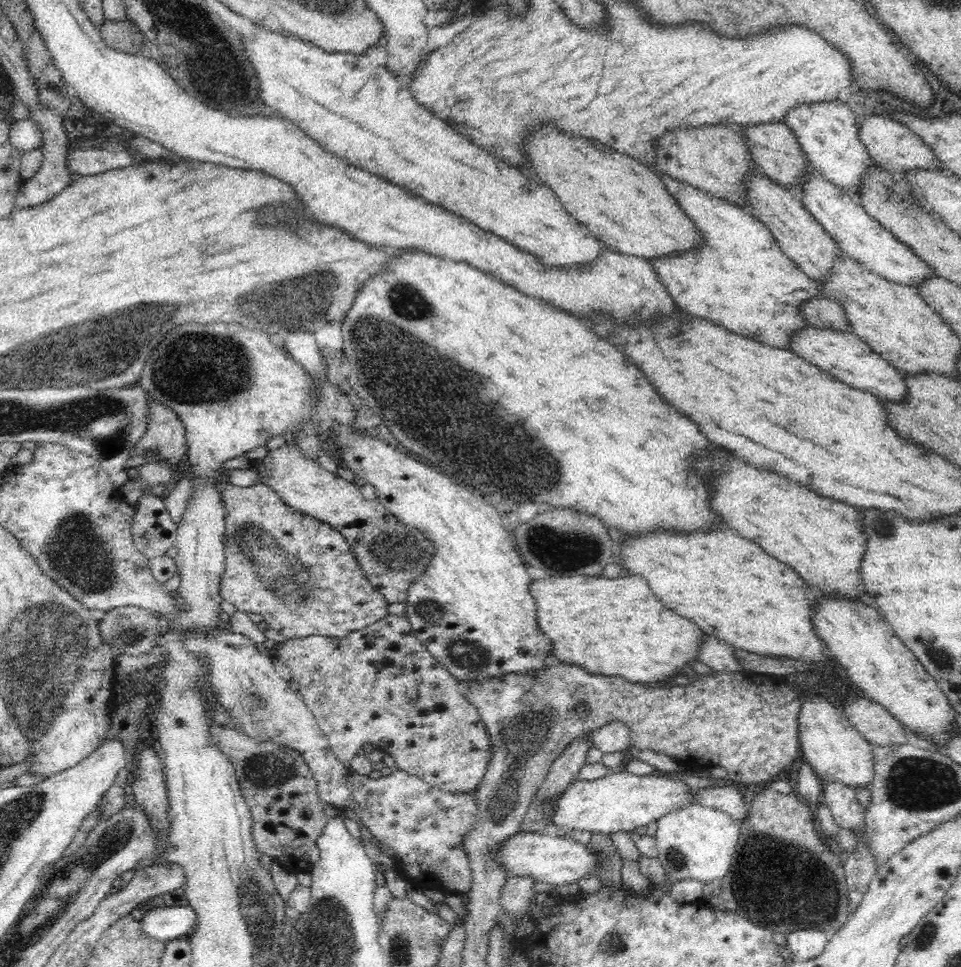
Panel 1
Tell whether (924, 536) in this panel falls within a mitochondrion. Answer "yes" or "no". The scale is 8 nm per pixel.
no

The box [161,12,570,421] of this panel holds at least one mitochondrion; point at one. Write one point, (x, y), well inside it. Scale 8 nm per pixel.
(302, 297)

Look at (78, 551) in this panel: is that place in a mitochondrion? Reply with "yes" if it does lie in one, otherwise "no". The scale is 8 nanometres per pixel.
yes

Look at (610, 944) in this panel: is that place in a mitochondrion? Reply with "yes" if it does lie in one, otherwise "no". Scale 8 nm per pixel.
yes

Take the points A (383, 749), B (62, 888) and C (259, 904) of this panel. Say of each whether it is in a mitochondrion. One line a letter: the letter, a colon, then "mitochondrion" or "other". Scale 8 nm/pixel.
A: other
B: mitochondrion
C: mitochondrion

